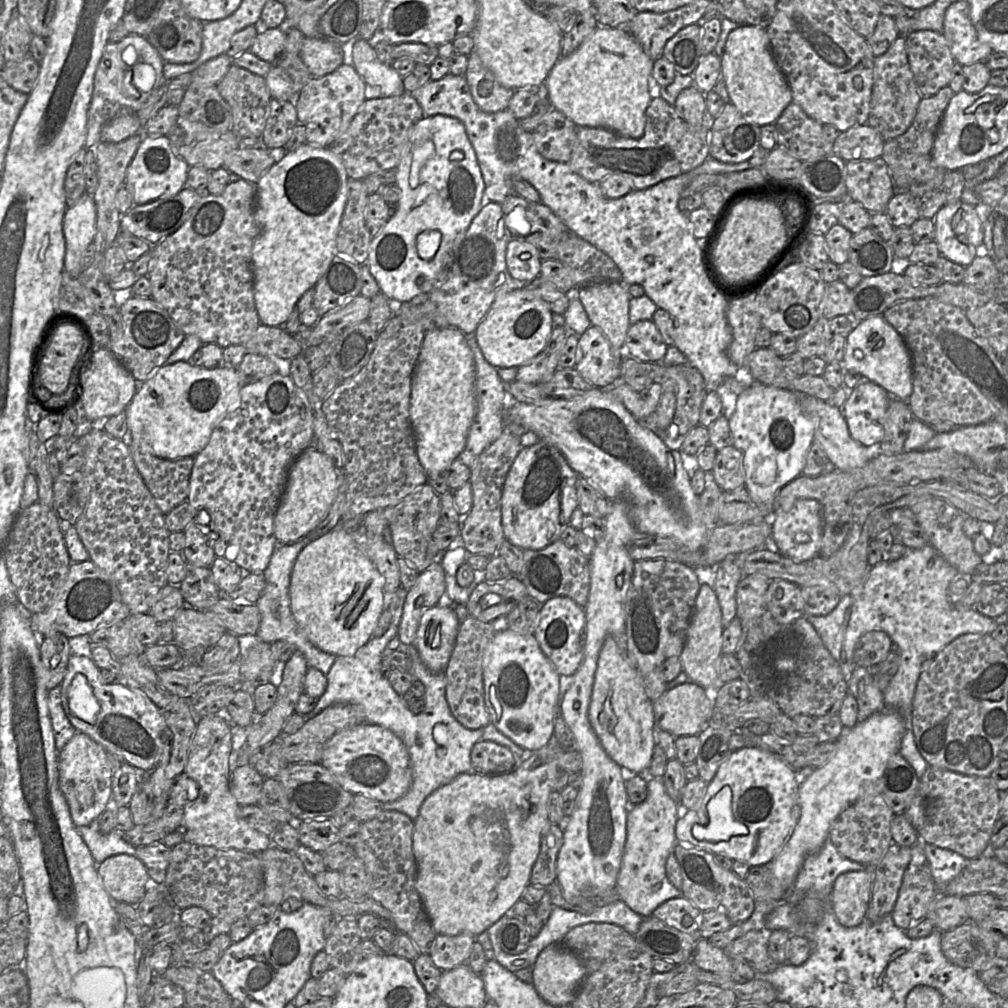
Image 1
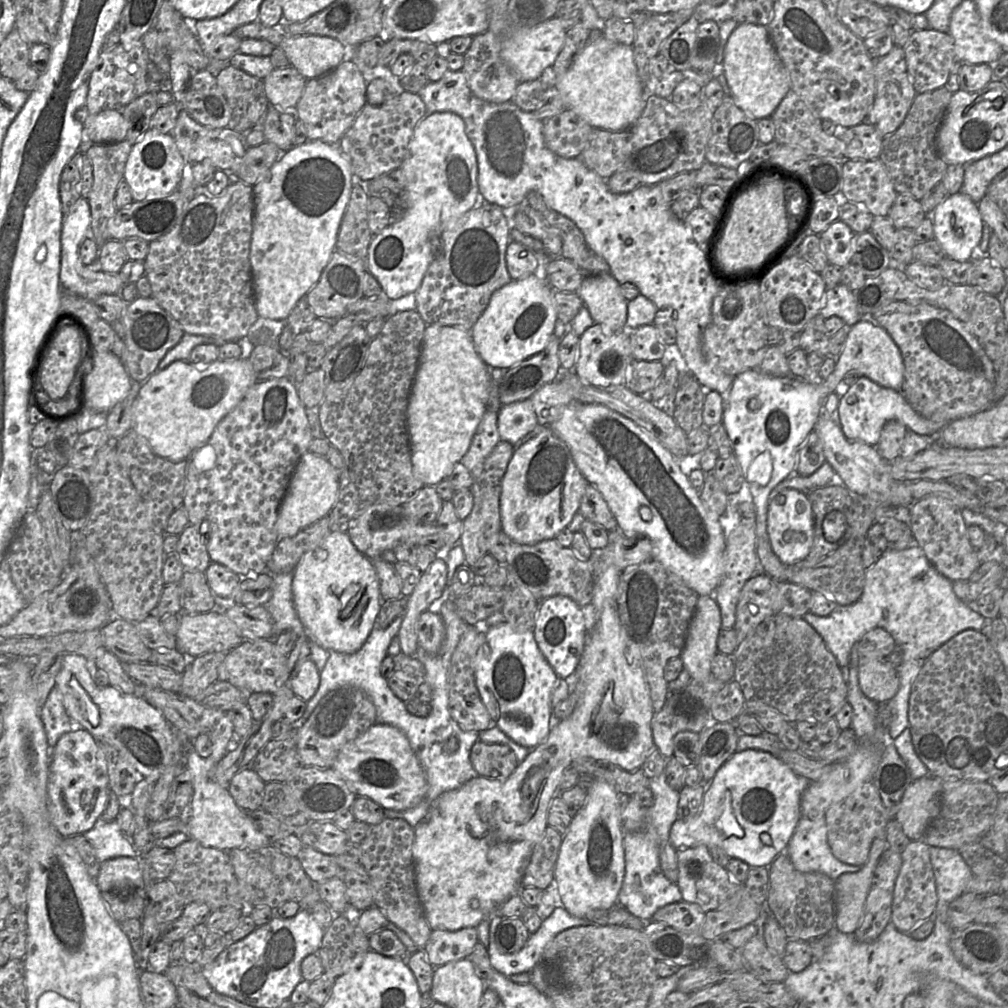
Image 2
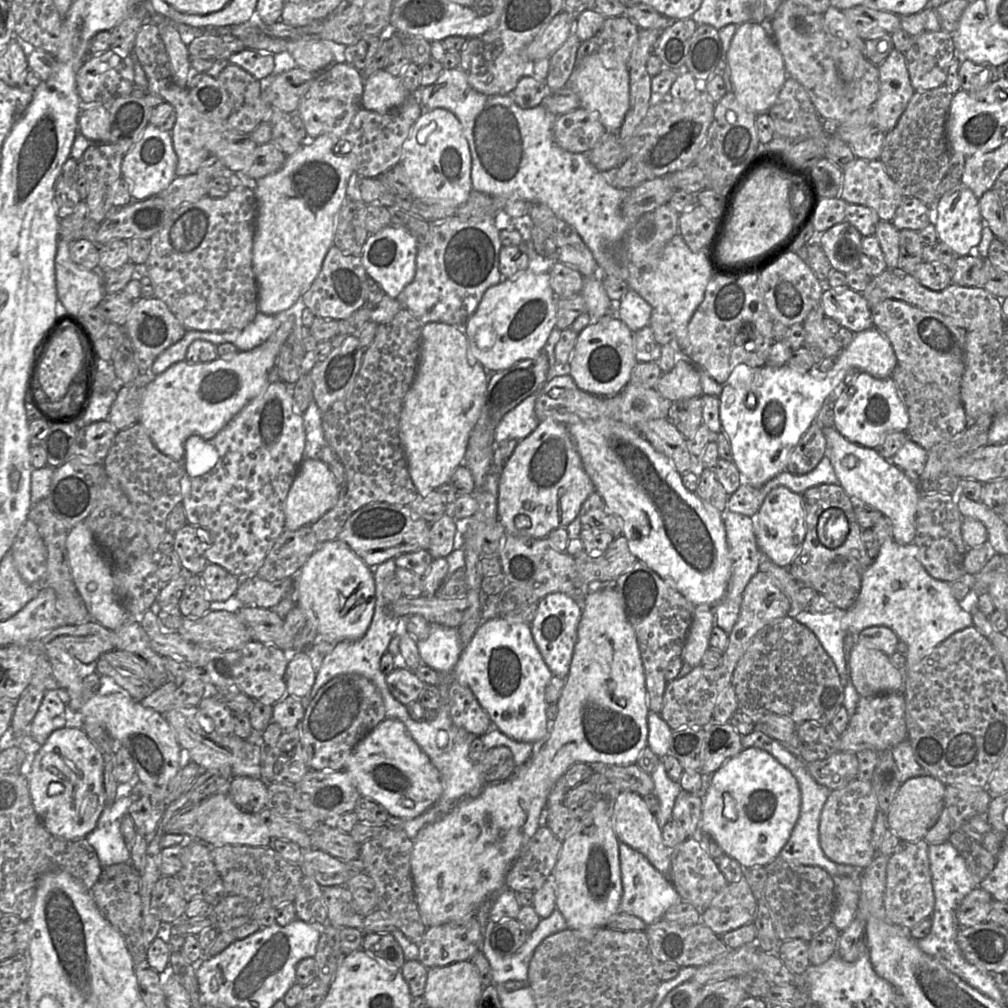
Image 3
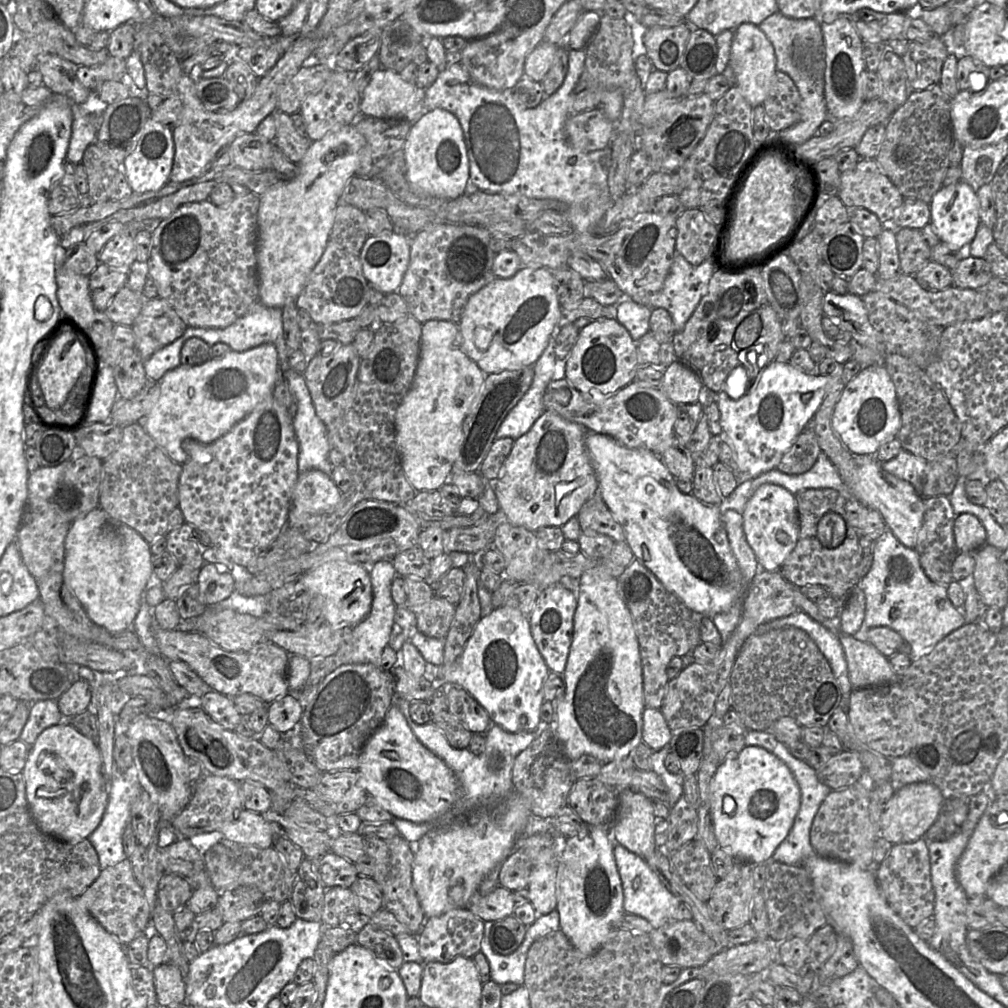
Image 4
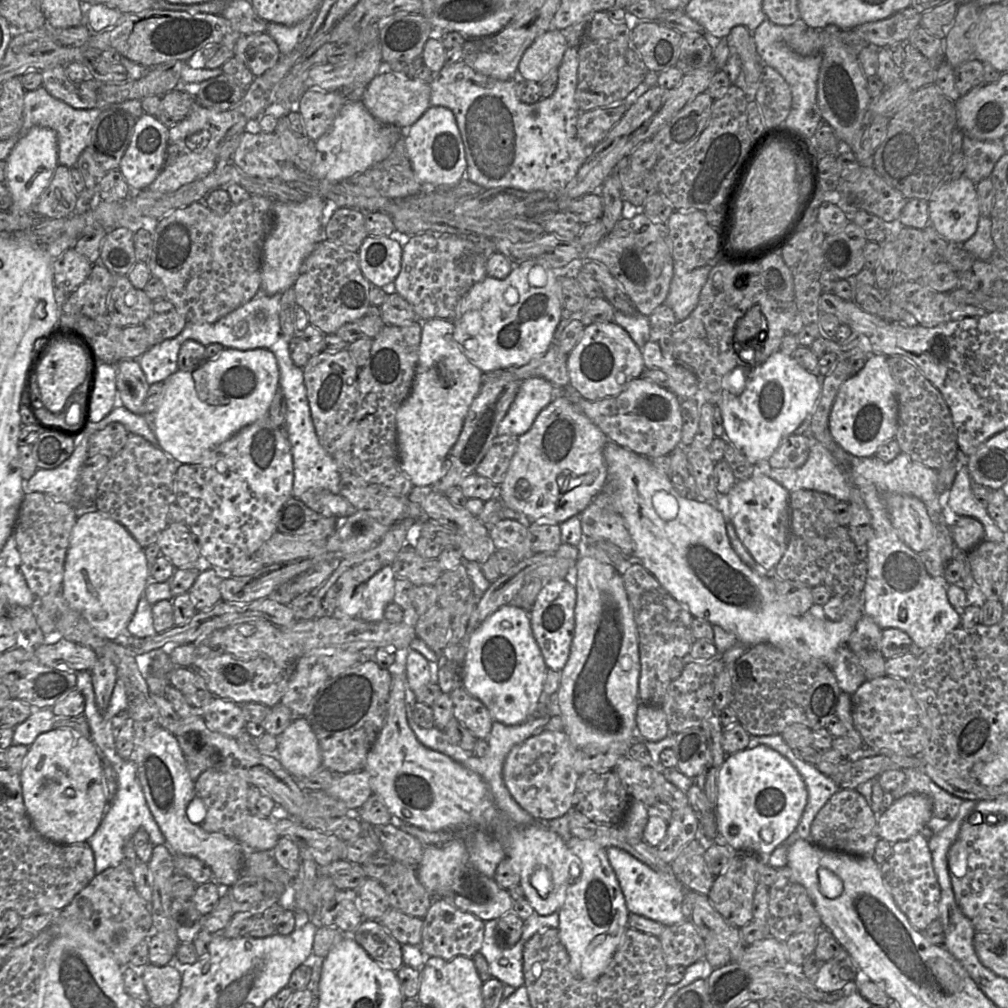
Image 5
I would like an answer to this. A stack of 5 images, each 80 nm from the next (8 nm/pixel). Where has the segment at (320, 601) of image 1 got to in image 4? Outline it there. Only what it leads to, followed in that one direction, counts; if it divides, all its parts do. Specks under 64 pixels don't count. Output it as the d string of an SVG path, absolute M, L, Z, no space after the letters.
M330 561L303 573L305 591L321 599L326 623L333 627L354 627L364 620L372 606L369 567L357 562Z

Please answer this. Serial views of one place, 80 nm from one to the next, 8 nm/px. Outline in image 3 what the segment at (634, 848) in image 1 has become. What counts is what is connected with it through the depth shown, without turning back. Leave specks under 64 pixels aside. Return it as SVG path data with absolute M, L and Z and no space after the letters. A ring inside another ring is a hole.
M660 758L650 775L655 785L654 794L658 798L660 804L655 818L661 829L671 820L675 800L682 789L678 781L673 781L668 777L664 768L663 758ZM623 842L619 843L619 862L622 881L619 911L640 918L648 926L662 919L670 907L682 902L668 876L660 873L643 854Z

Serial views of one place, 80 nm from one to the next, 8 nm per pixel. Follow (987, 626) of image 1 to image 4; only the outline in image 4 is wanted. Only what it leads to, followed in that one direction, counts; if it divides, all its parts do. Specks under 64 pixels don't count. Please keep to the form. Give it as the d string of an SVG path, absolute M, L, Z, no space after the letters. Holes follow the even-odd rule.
M887 529L874 542L873 564L870 571L858 584L858 587L865 595L865 617L859 631L852 637L865 641L865 634L870 628L888 627L896 631L905 642L910 644L911 653L909 656L912 662L920 659L947 635L967 623L962 611L951 603L947 593L947 586L932 582L920 565L916 549L904 546L892 531ZM797 611L792 615L780 618L758 627L754 634L762 634L769 630L793 626L804 630L816 643L836 678L842 694L851 694L853 687L850 683L844 649L839 639L839 633L832 631L812 619L804 612Z

